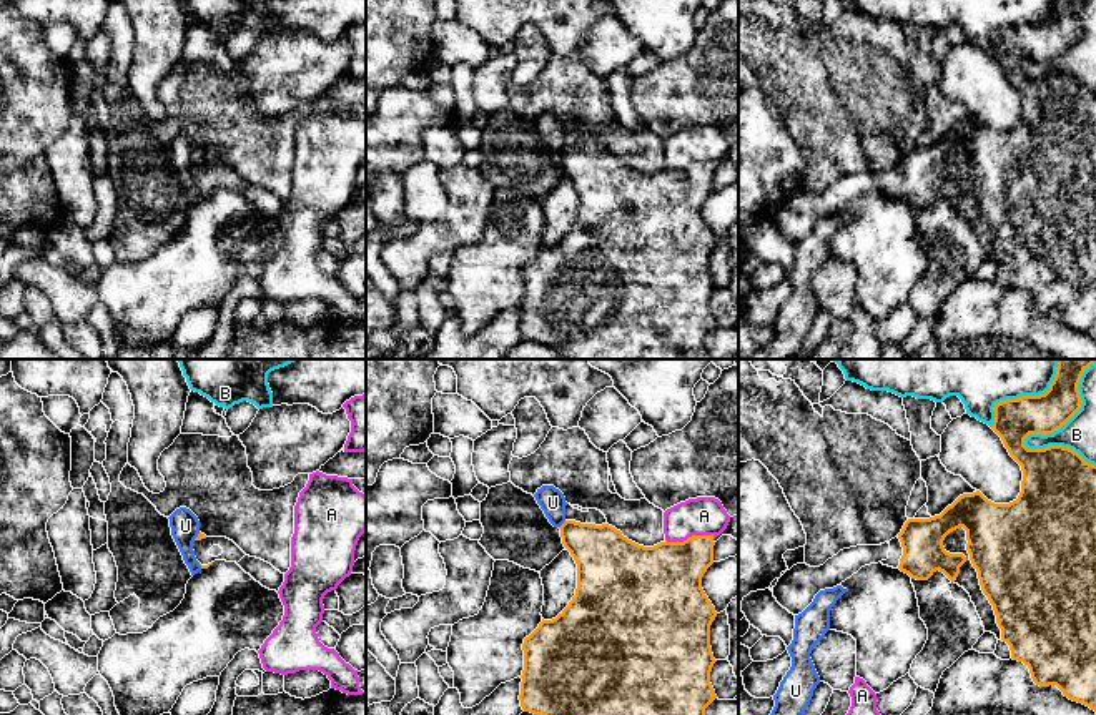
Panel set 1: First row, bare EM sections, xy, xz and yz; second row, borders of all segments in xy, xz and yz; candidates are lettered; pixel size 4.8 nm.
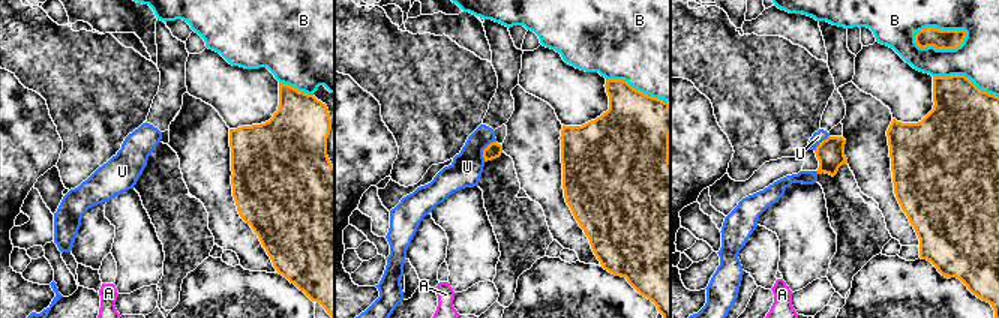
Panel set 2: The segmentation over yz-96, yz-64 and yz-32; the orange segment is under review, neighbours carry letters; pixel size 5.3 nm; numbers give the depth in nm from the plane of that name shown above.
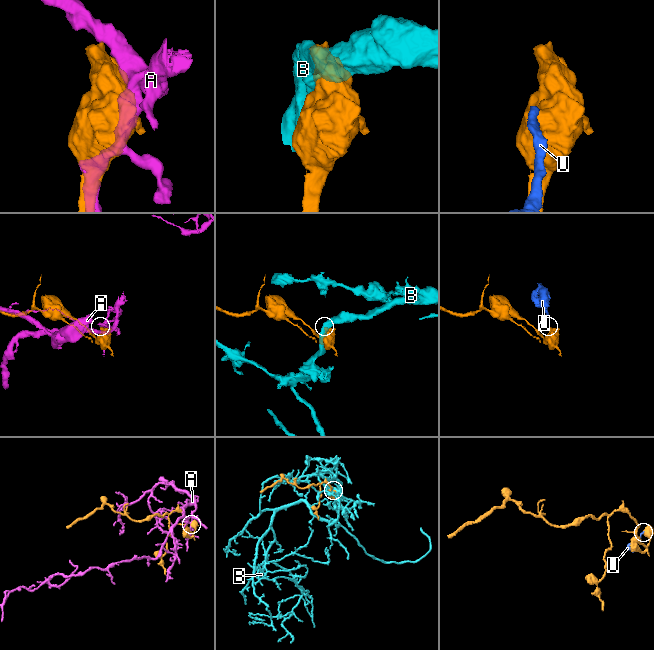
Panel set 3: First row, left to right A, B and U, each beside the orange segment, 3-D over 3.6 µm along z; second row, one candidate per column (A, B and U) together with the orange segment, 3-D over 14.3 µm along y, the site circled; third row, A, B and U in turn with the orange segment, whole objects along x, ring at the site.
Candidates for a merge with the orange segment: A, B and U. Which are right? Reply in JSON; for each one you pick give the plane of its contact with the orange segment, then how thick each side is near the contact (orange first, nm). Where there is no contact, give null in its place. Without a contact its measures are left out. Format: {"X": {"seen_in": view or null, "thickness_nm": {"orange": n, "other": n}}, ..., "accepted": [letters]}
{"accepted": []}

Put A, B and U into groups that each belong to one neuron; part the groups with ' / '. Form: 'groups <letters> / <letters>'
groups A / B / U

